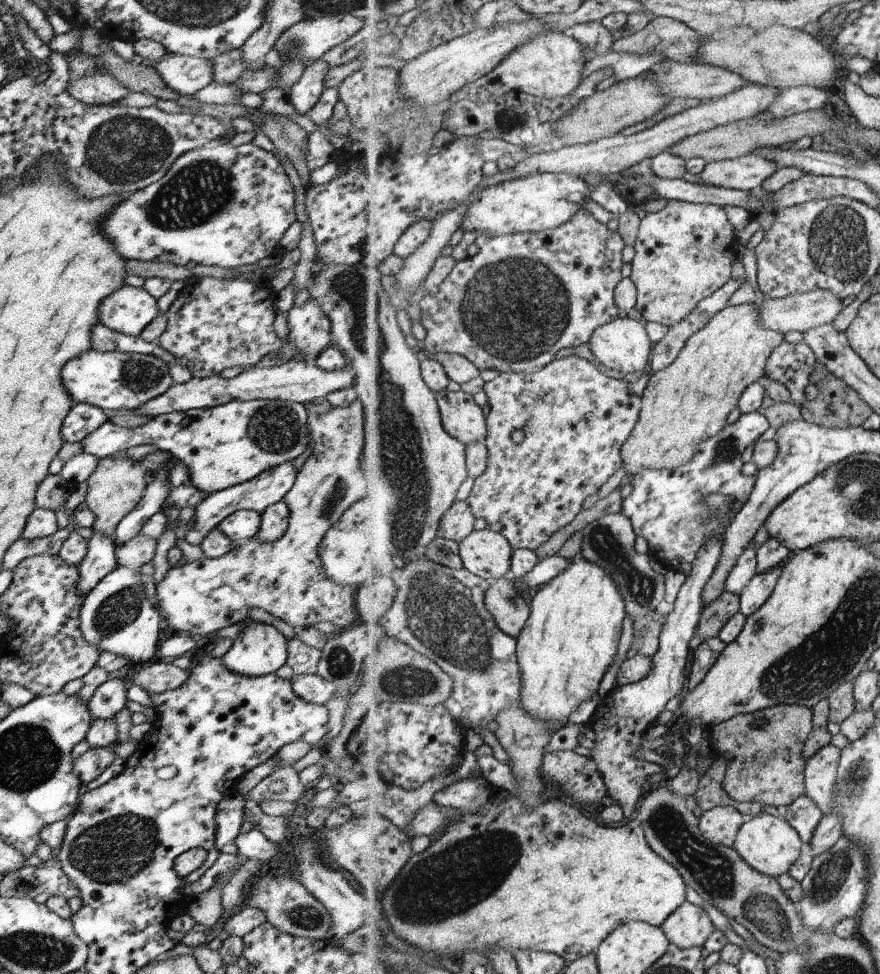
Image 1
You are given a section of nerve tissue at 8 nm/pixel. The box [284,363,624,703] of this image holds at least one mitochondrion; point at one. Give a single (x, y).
(441, 611)

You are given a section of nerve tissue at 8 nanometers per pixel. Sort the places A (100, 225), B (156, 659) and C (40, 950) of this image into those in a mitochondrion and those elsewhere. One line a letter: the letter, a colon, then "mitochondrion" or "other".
A: other
B: other
C: mitochondrion

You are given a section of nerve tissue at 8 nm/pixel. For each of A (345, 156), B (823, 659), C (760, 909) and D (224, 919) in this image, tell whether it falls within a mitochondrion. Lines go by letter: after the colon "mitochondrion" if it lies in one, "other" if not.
A: other
B: mitochondrion
C: mitochondrion
D: other

